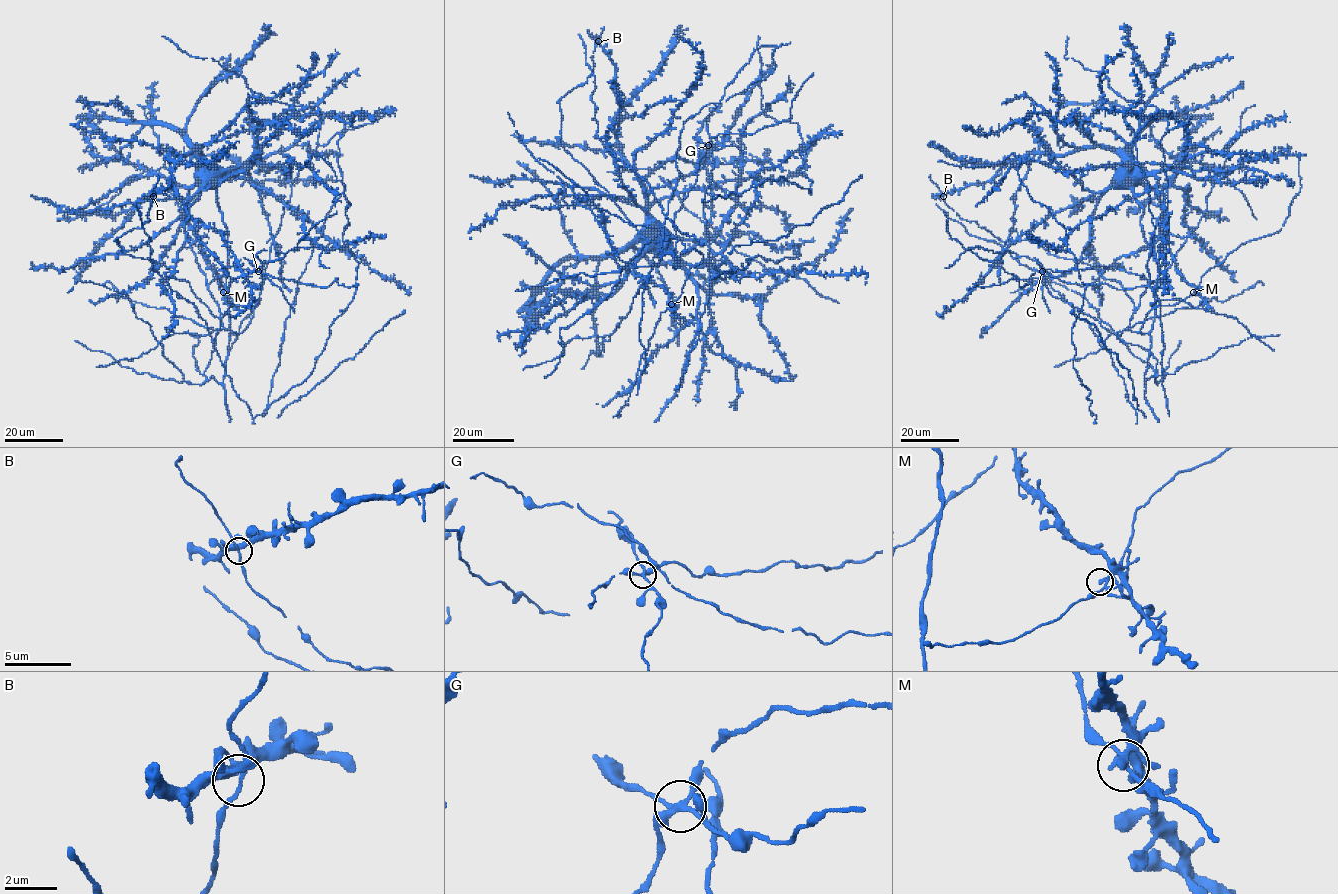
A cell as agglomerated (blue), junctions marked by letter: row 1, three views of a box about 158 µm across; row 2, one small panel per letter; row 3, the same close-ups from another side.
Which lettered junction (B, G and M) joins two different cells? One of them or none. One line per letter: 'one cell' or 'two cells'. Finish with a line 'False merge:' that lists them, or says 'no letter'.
B: one cell
G: two cells
M: one cell
False merge: G

